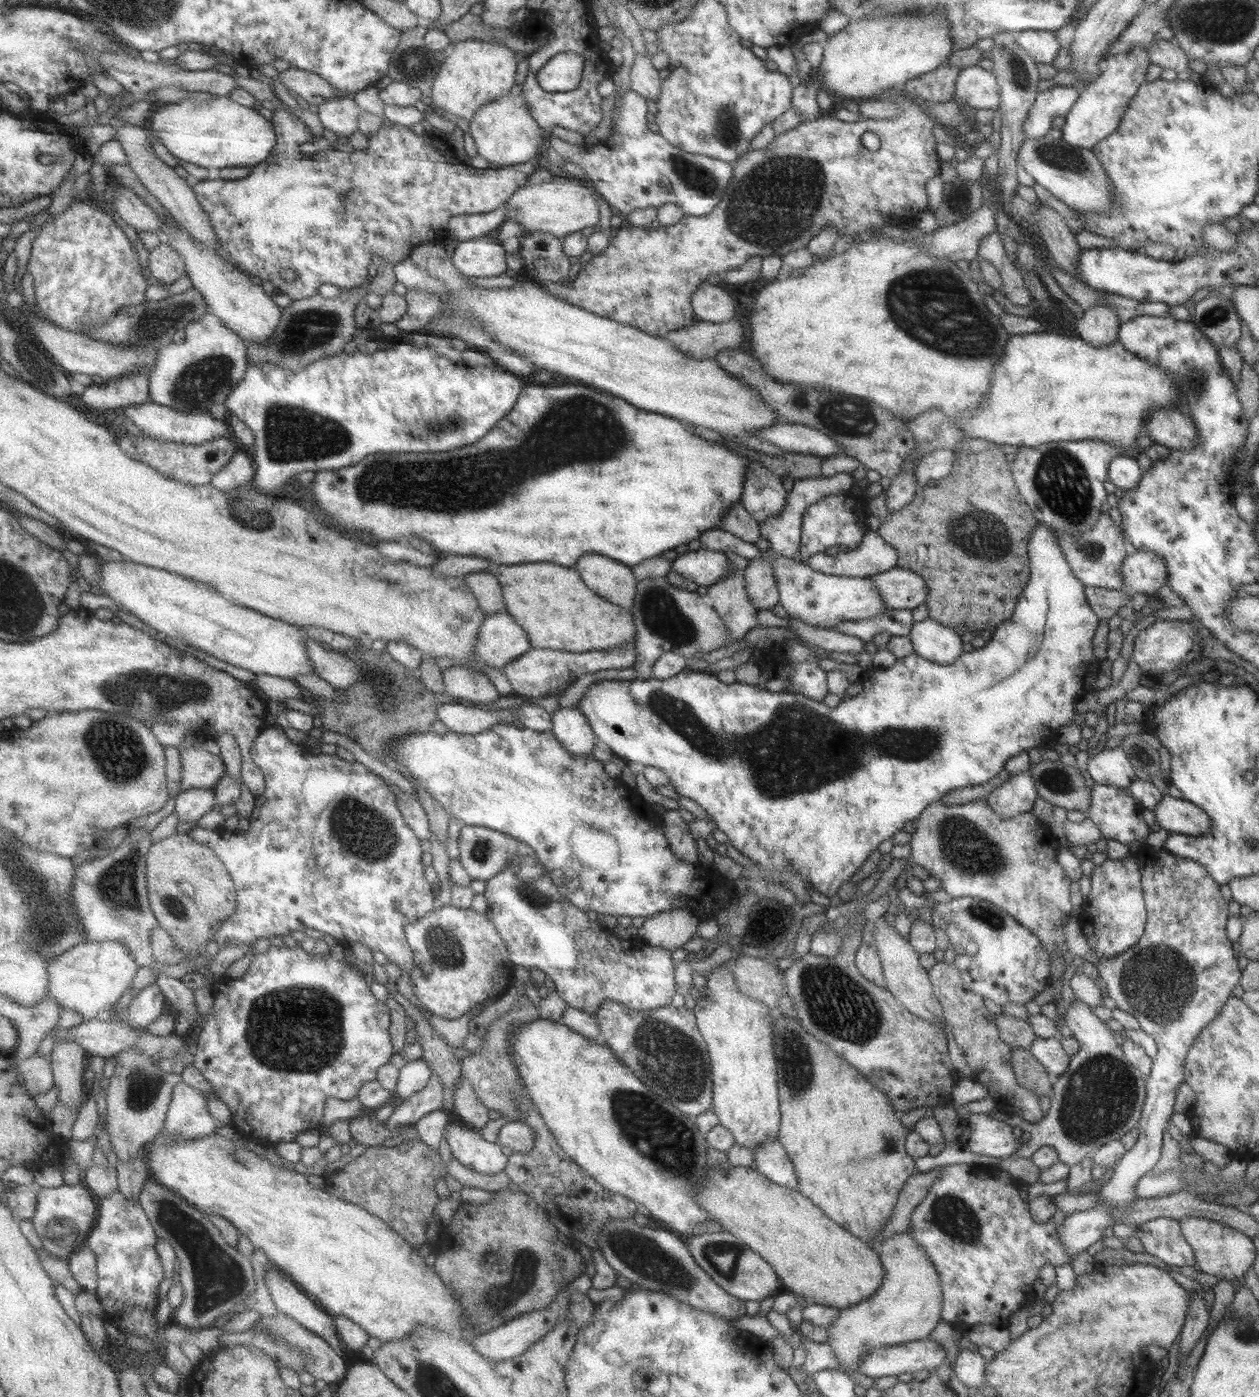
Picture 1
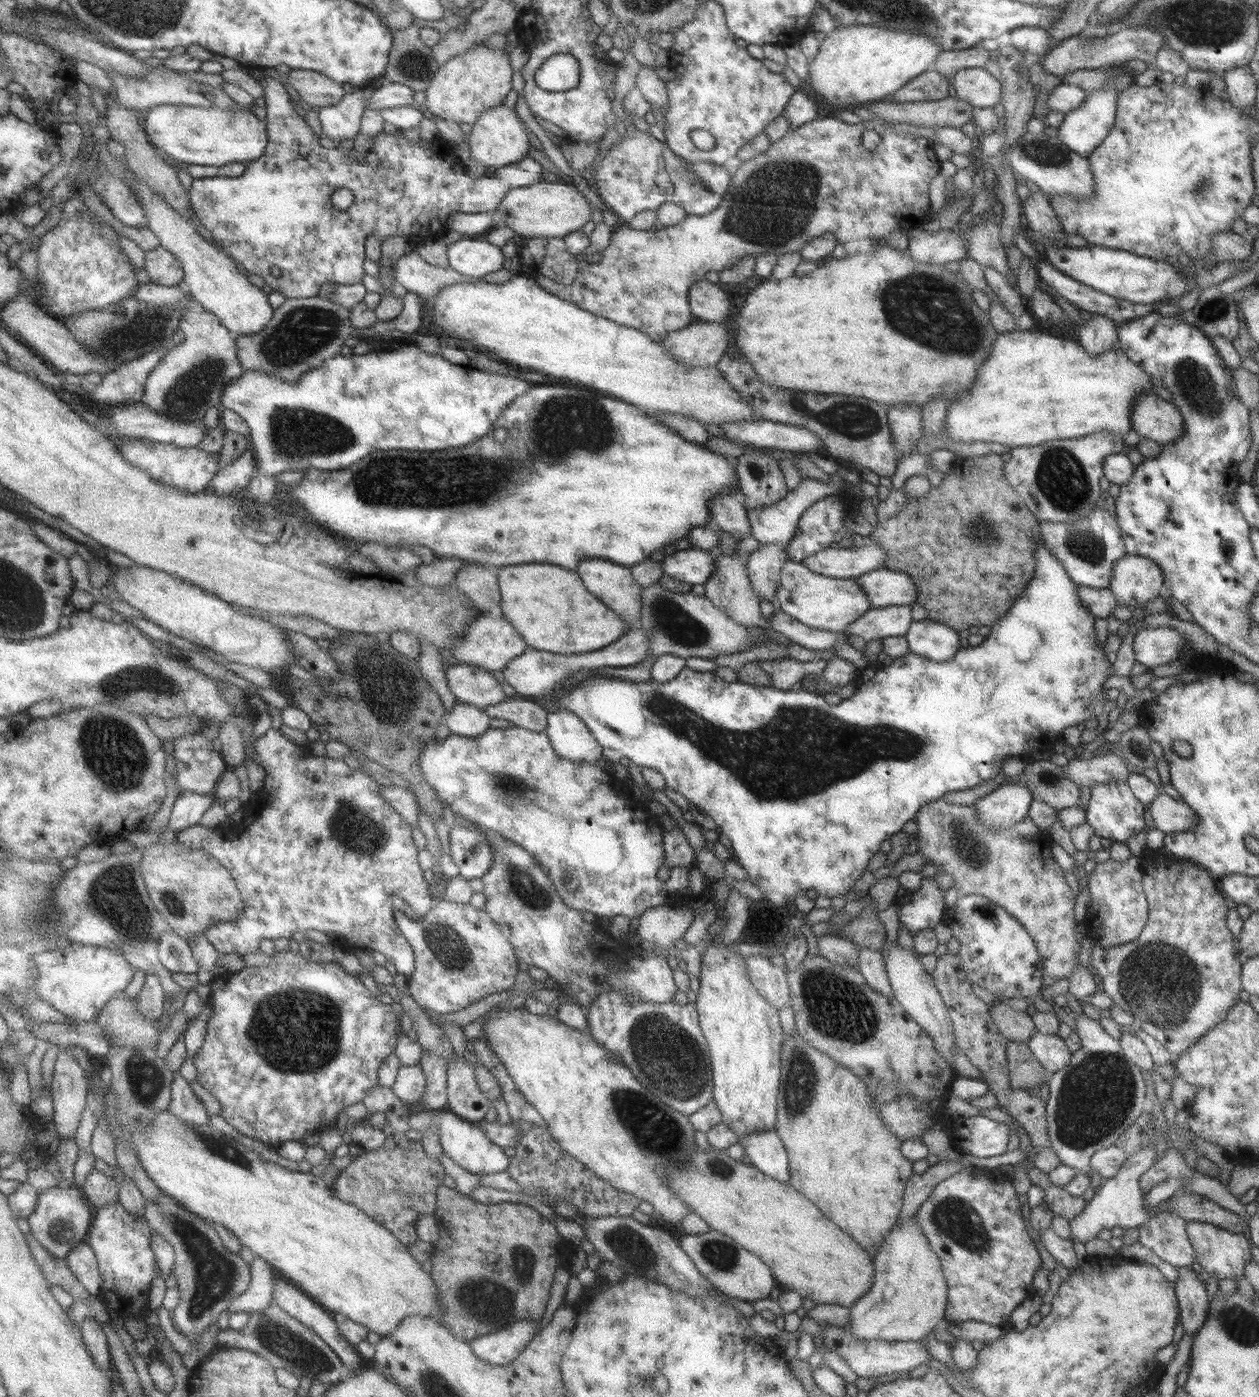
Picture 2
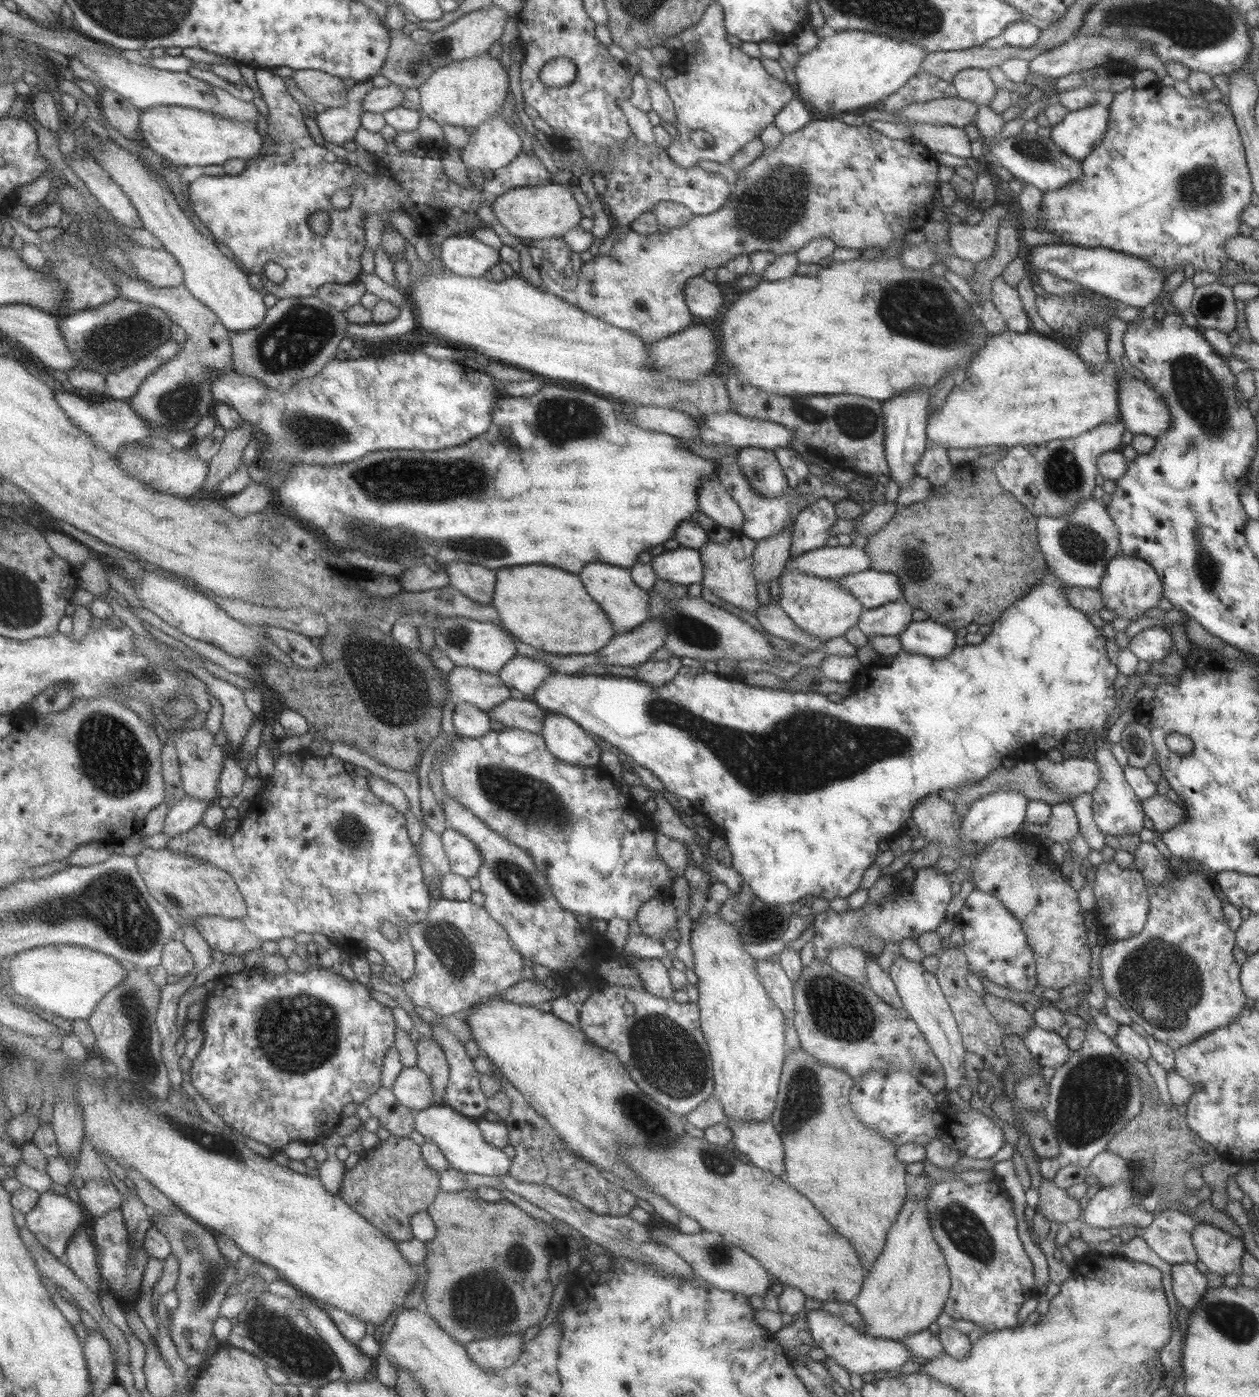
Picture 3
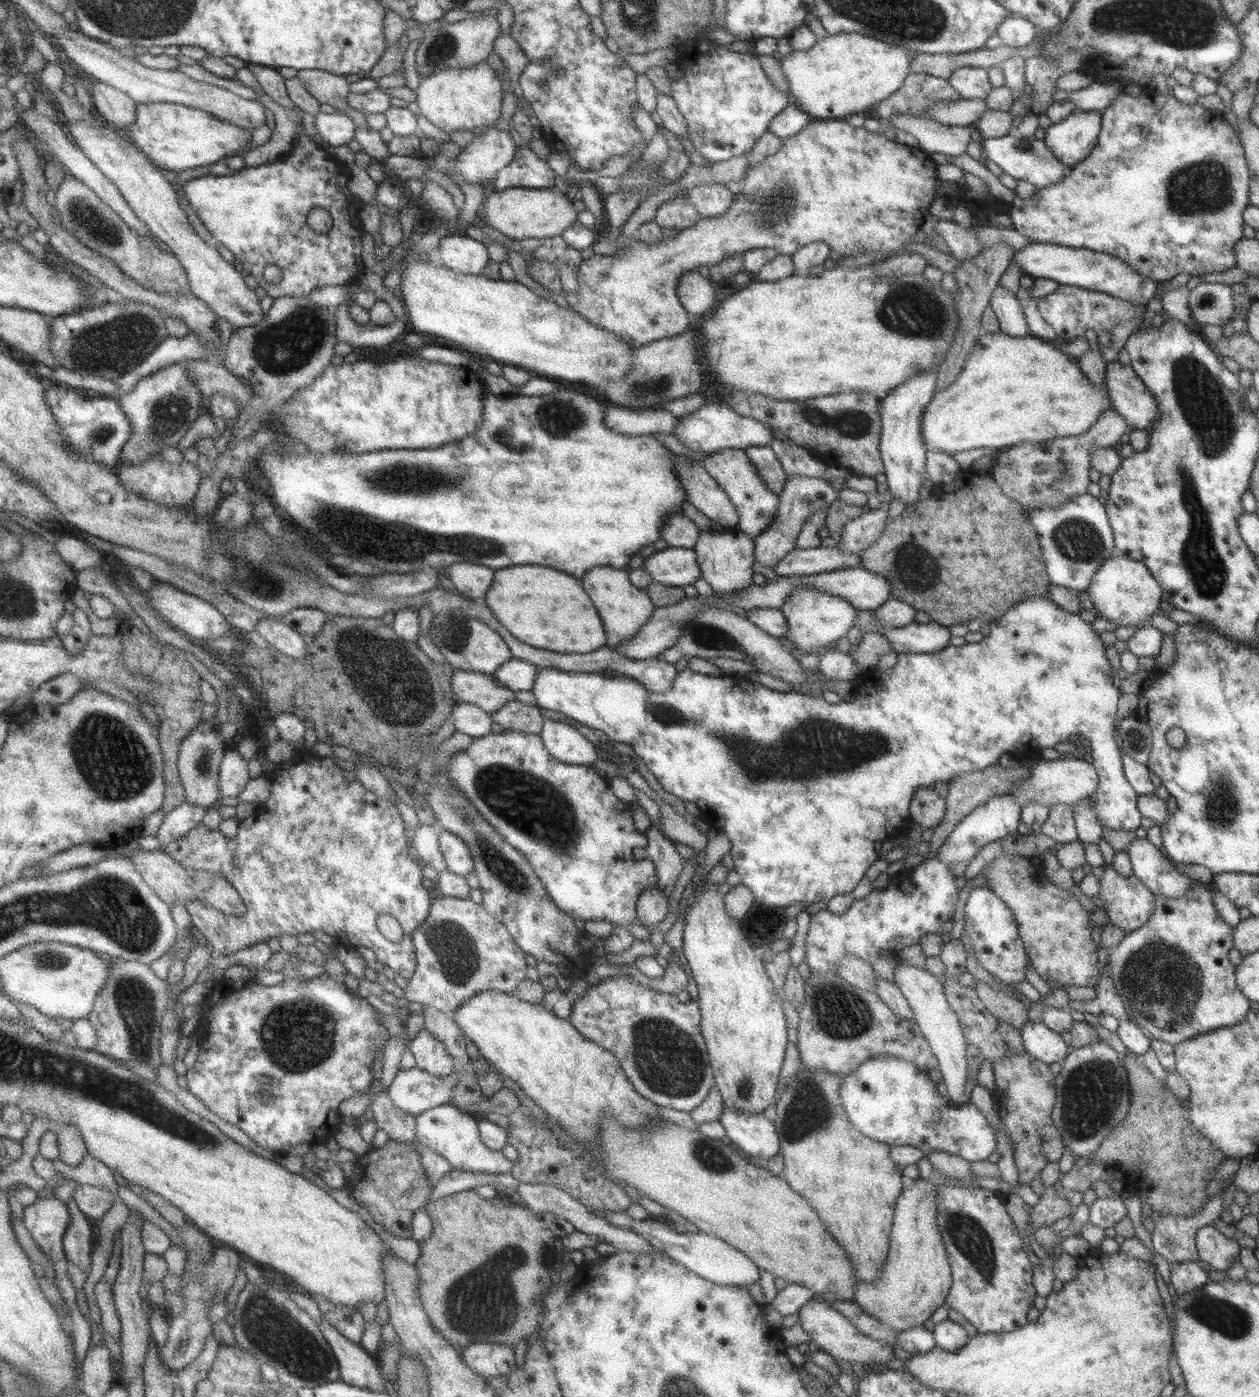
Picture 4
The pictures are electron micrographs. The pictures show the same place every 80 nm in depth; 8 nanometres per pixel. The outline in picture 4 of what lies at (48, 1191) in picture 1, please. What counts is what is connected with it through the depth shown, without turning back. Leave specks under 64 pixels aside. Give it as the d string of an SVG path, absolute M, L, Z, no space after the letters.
M52 1197L37 1199L31 1206L23 1208L26 1227L57 1268L57 1274L67 1274L68 1268L69 1258L64 1249L65 1231L71 1222L68 1205Z

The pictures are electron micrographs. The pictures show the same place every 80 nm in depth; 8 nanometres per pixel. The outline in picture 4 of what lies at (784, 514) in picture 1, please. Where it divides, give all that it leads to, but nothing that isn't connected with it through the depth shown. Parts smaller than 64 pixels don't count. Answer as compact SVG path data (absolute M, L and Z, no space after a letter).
M721 449L708 453L700 464L735 507L737 513L735 527L755 538L774 517L778 498L769 487L766 487L744 449Z

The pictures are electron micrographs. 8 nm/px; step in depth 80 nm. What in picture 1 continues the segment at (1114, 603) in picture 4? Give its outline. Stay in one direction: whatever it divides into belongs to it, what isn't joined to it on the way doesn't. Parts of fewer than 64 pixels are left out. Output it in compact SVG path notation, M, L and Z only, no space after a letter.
M1128 551L1121 563L1122 590L1129 592L1129 596L1156 594L1159 587L1167 584L1166 576L1165 563L1152 552Z

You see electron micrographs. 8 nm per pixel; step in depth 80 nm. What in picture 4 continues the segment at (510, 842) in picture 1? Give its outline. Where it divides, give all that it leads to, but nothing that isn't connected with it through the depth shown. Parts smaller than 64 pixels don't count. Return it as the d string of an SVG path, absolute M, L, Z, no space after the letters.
M440 830L440 845L451 872L465 877L474 872L473 855L464 840L452 832Z

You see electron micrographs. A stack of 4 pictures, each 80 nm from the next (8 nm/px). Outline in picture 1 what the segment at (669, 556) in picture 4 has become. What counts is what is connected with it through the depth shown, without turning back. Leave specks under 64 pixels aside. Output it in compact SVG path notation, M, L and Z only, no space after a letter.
M697 549L677 554L671 562L671 569L685 580L705 588L719 582L733 567L721 551Z

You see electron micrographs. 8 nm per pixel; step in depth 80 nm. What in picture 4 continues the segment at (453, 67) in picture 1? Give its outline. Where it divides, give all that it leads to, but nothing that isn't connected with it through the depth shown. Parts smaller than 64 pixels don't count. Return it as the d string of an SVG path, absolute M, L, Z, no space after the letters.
M485 61L469 68L441 70L419 82L417 102L422 115L441 131L473 131L474 128L491 128L499 118L501 86L497 72Z

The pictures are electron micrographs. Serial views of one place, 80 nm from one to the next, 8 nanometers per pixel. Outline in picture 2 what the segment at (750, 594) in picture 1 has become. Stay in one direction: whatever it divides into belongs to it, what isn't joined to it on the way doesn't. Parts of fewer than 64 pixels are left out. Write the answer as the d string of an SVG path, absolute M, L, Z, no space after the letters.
M760 544L747 559L747 580L758 600L771 602L776 596L781 567L788 559L786 548L776 544Z

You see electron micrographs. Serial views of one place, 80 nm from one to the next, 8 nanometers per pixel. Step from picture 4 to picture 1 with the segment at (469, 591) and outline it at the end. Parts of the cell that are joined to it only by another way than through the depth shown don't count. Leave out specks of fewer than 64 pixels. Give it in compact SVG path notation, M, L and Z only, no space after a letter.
M493 570L469 573L464 578L485 613L494 615L505 611L502 591Z

